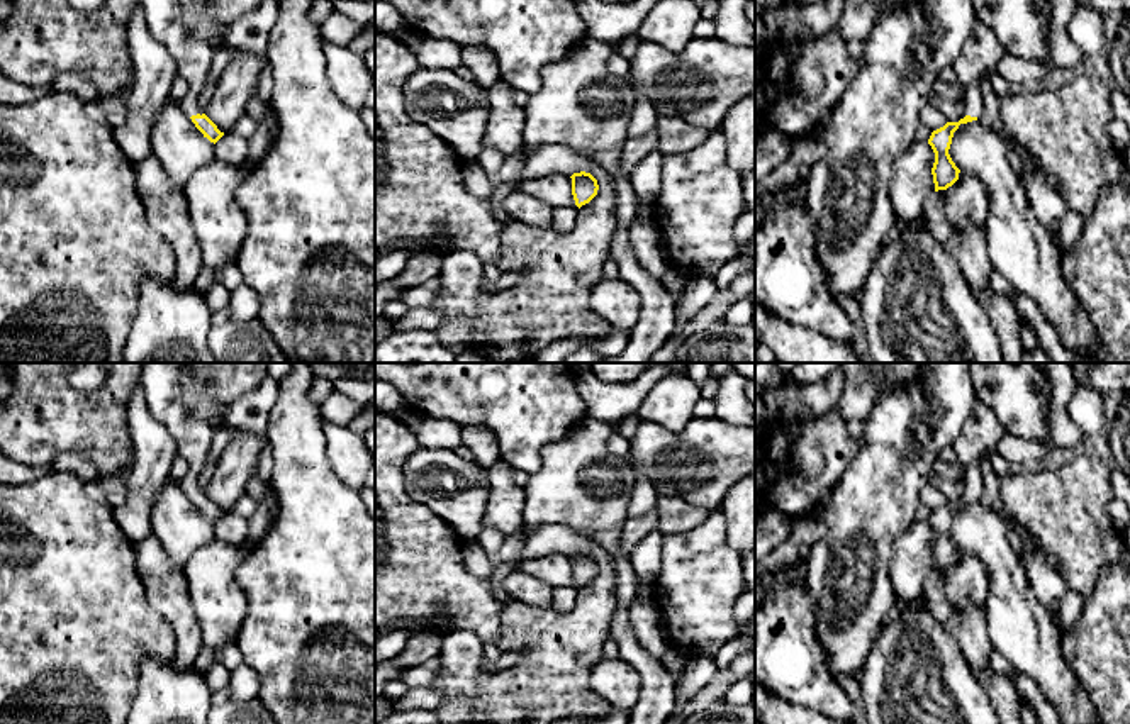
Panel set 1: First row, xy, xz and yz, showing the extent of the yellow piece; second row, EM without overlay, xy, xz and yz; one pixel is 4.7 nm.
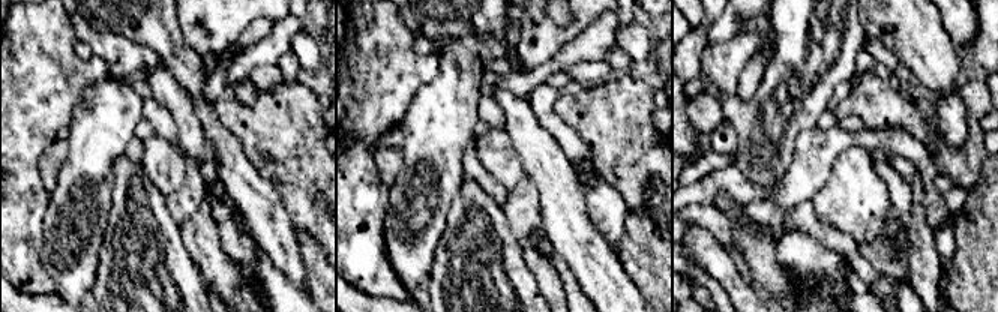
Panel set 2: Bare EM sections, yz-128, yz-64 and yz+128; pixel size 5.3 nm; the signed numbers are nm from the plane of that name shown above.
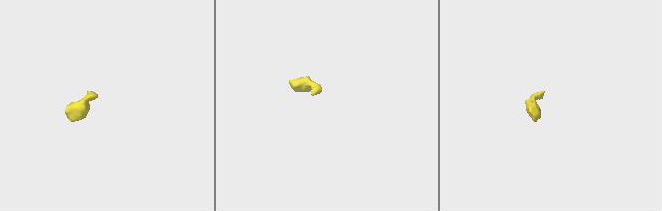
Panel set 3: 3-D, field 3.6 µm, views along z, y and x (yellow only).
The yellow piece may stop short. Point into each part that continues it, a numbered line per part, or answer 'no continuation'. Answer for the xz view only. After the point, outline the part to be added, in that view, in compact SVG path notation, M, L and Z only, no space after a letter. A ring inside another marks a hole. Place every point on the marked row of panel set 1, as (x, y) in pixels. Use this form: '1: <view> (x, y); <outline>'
no continuation

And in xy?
1: xy (165, 19); M137 0L146 27L171 54L178 76L190 90L180 103L187 115L199 114L199 95L207 80L214 51L209 44L192 39L183 19L180 0Z

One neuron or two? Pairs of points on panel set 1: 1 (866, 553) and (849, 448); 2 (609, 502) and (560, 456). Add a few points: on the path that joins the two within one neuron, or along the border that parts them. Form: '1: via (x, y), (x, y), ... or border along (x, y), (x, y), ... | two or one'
1: border along (862, 439), (859, 455), (827, 494) | two
2: via (598, 494), (574, 470) | one

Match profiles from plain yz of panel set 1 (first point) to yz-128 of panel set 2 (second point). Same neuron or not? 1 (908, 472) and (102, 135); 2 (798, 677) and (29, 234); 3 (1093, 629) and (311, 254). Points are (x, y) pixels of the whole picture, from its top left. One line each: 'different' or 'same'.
1: same
2: same
3: same

